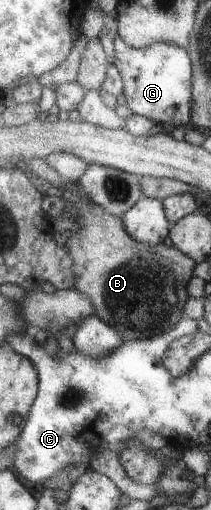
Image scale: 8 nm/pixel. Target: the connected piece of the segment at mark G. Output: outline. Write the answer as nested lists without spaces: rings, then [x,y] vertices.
[[[118,35],[115,41],[116,66],[126,83],[127,106],[134,114],[168,127],[192,126],[195,106],[193,55],[180,45],[159,42],[146,48],[134,48]]]

